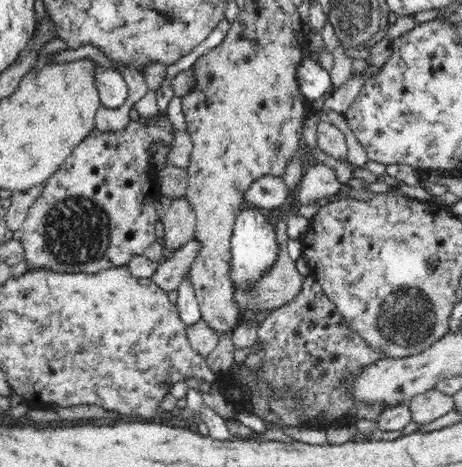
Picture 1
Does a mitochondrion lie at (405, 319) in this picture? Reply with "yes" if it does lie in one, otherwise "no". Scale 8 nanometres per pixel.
yes

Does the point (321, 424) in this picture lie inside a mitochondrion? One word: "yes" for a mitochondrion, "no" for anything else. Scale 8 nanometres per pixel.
no

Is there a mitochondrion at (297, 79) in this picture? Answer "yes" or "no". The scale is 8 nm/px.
no

